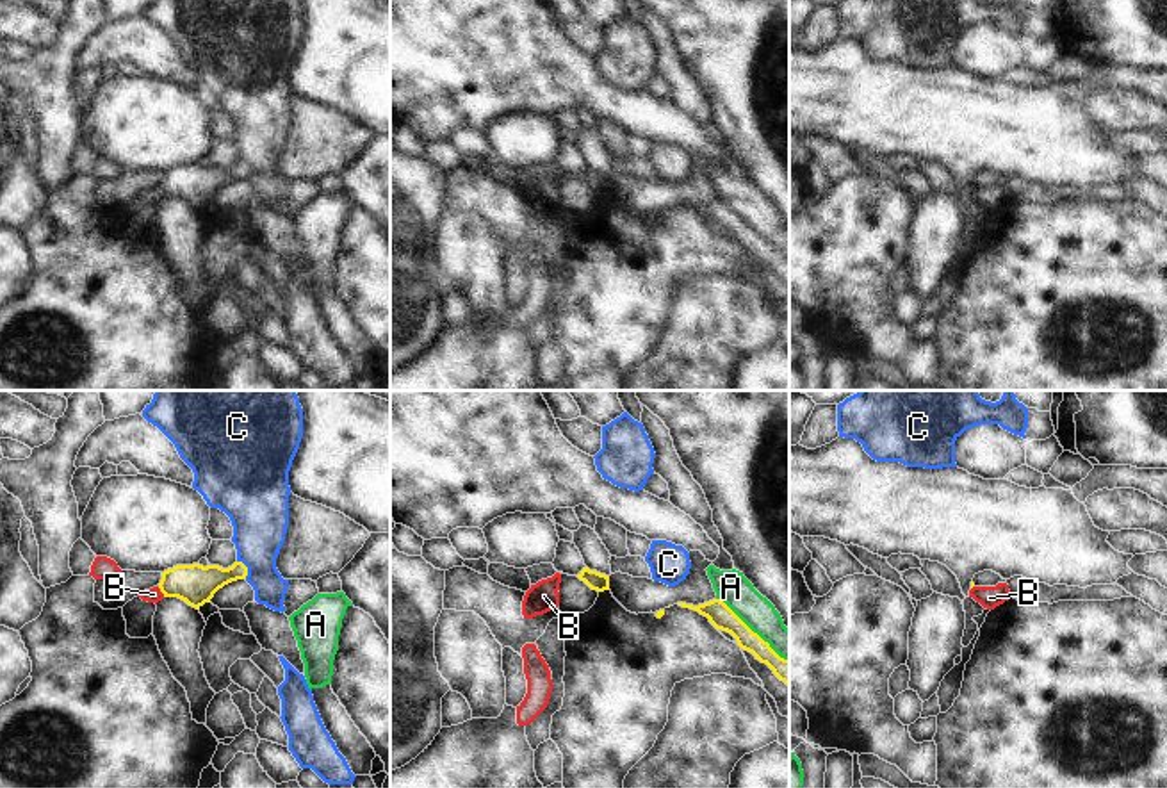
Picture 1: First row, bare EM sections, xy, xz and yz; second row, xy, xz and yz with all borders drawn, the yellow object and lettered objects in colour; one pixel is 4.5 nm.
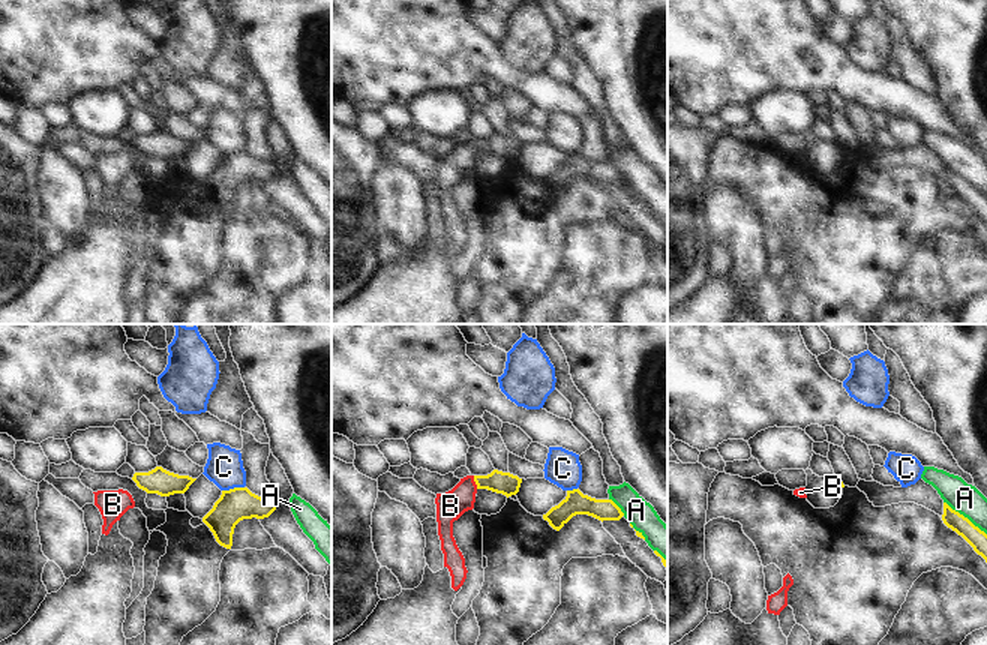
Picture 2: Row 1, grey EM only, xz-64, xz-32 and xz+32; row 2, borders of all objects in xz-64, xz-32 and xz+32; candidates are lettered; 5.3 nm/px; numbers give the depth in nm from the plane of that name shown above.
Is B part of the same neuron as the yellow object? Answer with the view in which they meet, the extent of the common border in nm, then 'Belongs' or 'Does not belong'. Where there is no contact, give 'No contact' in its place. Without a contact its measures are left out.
Touches yellow in xy. Shared border 60 nm. Belongs.

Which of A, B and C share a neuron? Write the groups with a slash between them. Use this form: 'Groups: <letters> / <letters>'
Groups: A / B / C.

